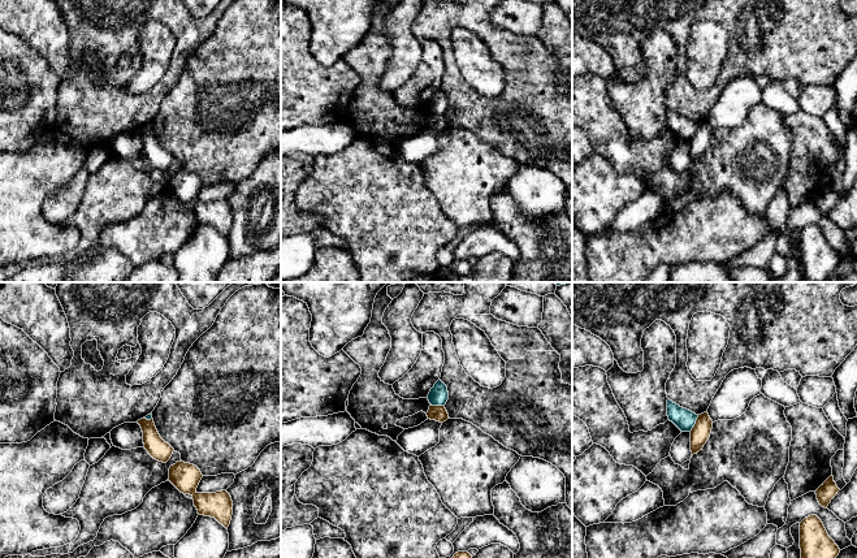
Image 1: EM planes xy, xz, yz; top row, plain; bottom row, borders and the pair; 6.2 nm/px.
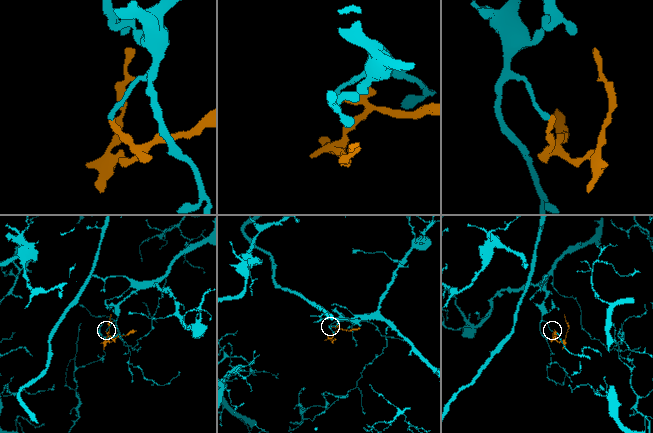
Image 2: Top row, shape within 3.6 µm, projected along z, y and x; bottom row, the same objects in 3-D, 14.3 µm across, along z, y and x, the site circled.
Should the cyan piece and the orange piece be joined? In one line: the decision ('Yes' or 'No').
No

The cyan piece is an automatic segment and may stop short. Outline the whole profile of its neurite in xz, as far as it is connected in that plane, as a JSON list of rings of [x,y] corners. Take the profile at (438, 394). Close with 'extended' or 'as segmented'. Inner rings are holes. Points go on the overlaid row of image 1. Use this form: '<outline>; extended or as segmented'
[[[438,380],[430,389],[427,398],[432,406],[445,406],[449,399],[447,386]]]; as segmented

